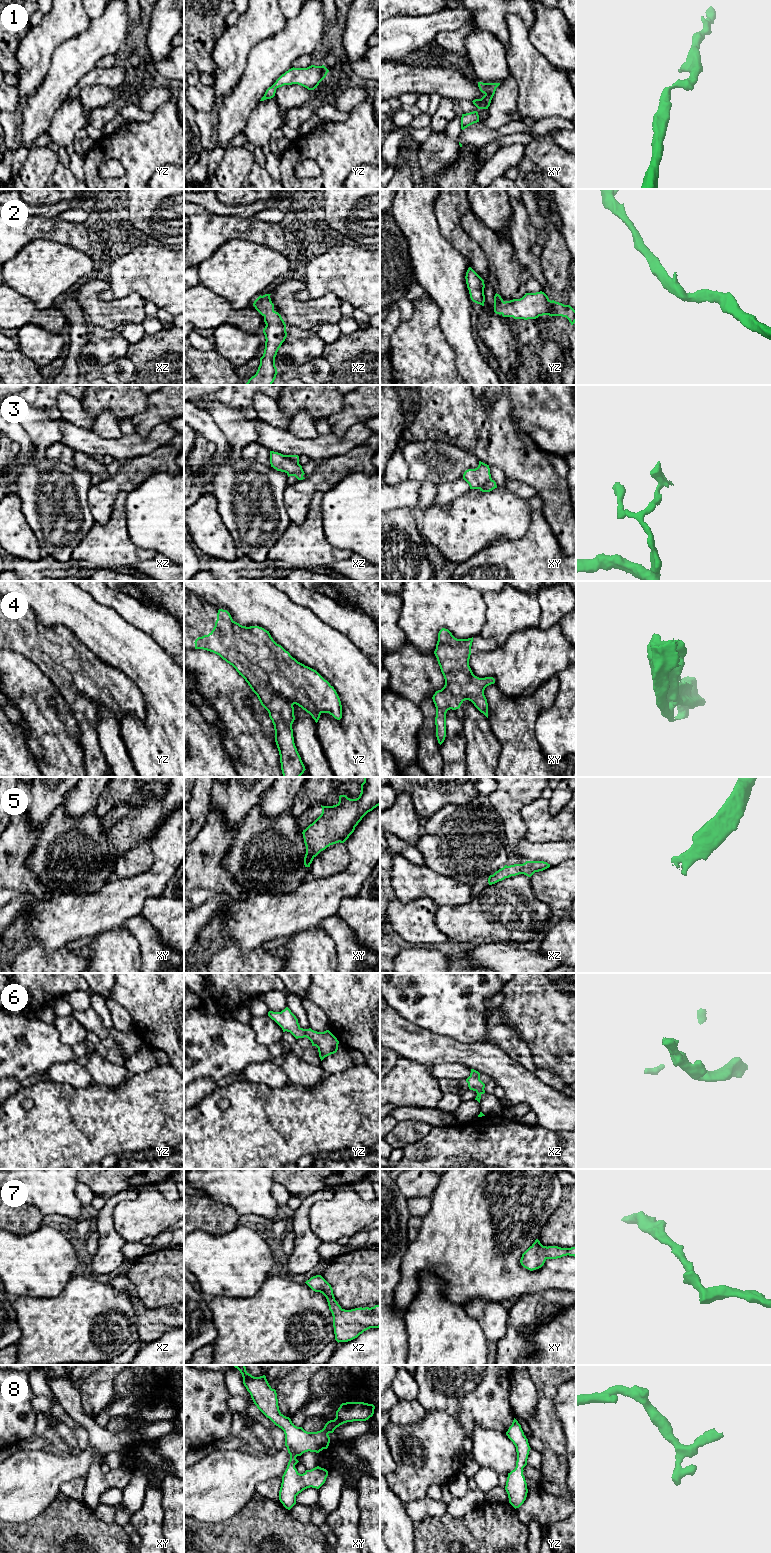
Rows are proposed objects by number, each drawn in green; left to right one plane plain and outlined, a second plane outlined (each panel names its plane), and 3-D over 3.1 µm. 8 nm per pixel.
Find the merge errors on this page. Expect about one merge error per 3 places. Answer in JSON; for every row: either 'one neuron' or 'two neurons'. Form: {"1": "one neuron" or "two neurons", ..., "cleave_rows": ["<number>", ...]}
{"1": "one neuron", "2": "one neuron", "3": "two neurons", "4": "one neuron", "5": "one neuron", "6": "one neuron", "7": "one neuron", "8": "one neuron", "cleave_rows": ["3"]}

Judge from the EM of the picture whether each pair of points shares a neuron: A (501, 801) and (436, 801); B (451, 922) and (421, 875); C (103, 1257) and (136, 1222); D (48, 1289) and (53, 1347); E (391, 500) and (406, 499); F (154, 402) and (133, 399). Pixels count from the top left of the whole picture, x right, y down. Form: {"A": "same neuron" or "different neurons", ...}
{"A": "different neurons", "B": "different neurons", "C": "different neurons", "D": "different neurons", "E": "same neuron", "F": "different neurons"}

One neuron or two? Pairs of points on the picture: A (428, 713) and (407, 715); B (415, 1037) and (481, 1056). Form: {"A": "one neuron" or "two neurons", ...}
{"A": "two neurons", "B": "one neuron"}

